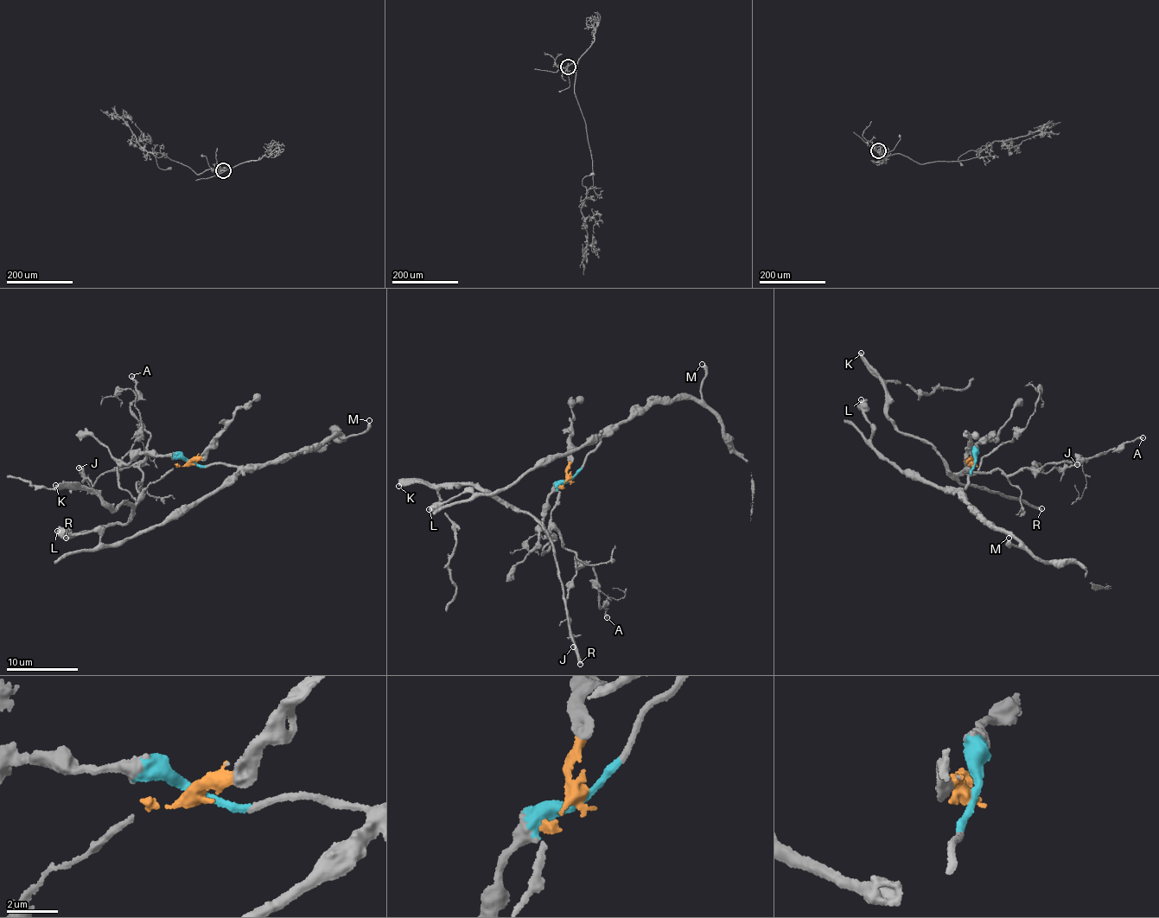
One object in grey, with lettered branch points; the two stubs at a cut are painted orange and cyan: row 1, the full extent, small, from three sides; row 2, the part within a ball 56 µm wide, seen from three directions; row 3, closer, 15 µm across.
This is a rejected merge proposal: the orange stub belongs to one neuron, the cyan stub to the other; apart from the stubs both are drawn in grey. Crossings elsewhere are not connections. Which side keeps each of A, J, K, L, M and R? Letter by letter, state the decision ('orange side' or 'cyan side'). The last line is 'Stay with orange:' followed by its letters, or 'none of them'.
A: orange side
J: orange side
K: orange side
L: cyan side
M: cyan side
R: orange side
Stay with orange: A, J, K, R

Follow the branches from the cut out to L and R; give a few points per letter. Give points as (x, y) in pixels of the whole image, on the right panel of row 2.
L: (973, 462), (967, 483), (957, 488), (902, 470), (874, 449), (861, 399)
R: (971, 463), (969, 461), (971, 457), (958, 480), (965, 485), (976, 485), (1017, 497), (1041, 508)

